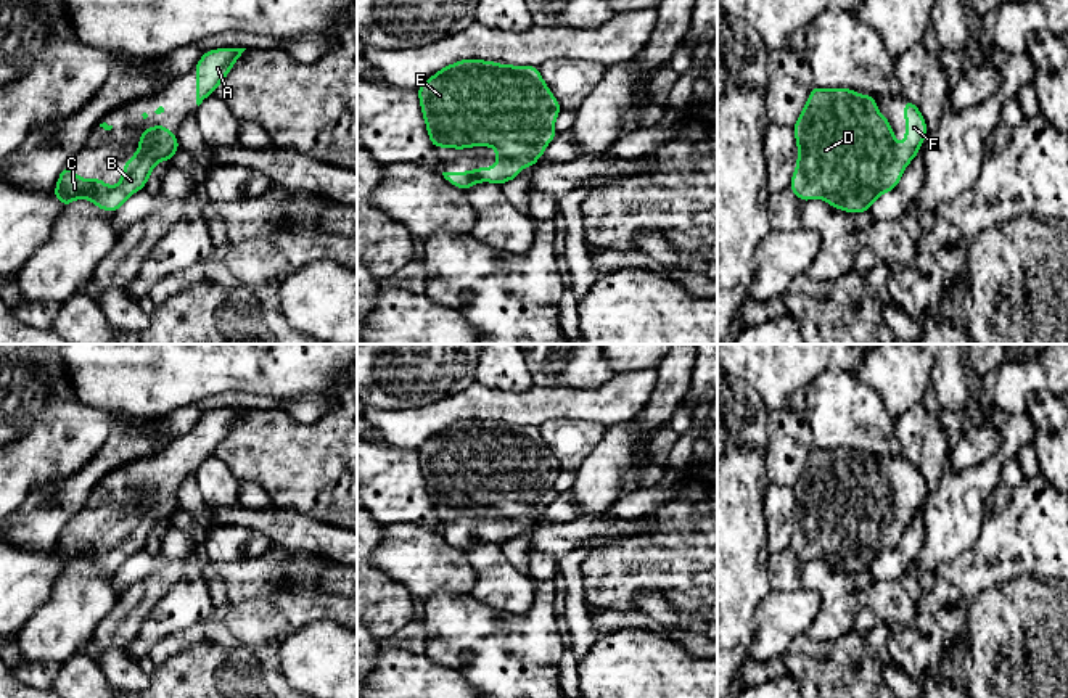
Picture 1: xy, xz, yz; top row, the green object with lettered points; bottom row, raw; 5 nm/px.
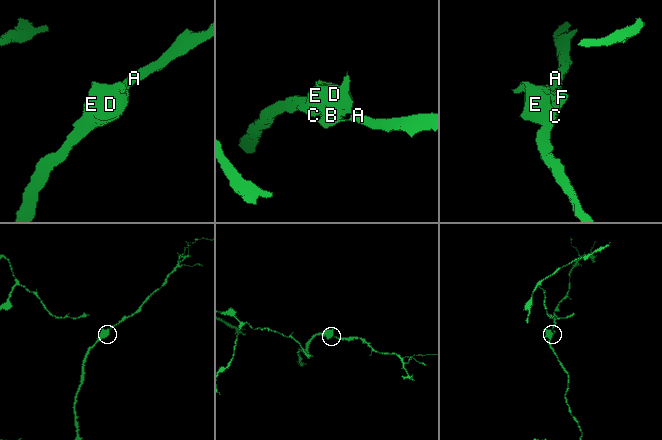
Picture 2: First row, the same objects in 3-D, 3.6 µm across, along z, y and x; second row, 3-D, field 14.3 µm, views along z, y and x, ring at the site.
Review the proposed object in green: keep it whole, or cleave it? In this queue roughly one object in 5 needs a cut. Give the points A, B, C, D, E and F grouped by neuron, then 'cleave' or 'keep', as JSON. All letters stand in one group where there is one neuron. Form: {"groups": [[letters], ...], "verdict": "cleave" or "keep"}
{"groups": [["A", "B", "C", "D", "E", "F"]], "verdict": "keep"}

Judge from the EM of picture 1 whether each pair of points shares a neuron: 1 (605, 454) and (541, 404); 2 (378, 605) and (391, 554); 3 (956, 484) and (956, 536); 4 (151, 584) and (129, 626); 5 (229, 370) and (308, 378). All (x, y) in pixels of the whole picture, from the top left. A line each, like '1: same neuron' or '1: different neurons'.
1: different neurons
2: different neurons
3: same neuron
4: same neuron
5: same neuron

